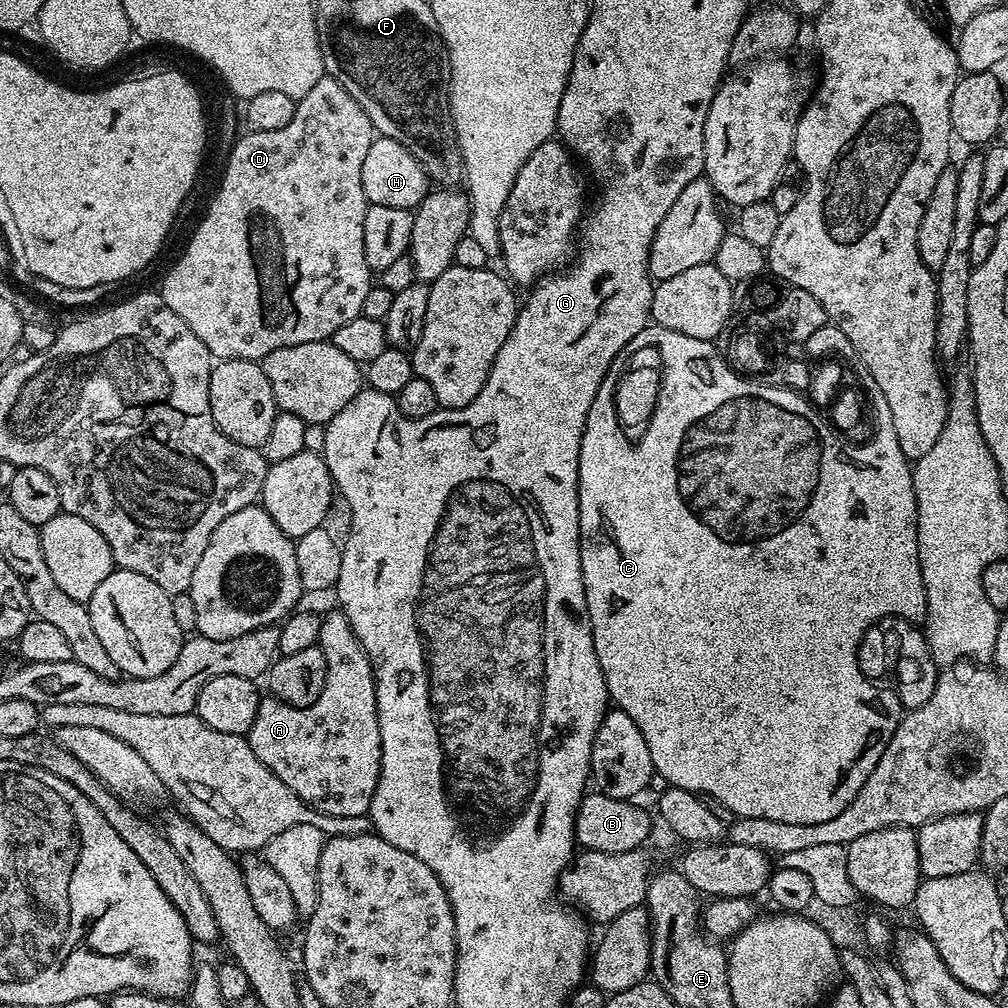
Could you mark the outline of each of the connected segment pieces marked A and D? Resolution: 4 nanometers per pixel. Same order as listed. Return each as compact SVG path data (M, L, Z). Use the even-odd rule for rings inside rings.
M339 610L325 611L321 615L318 647L326 654L328 667L326 686L318 702L299 708L271 694L265 695L246 739L250 750L258 754L258 762L278 774L278 778L282 778L282 782L286 782L286 786L290 786L290 790L294 790L294 794L298 794L298 798L305 800L310 807L331 816L366 816L378 786L382 762L382 734L378 726L376 679L372 663L366 650L362 650L362 642L358 642L346 614Z
M329 75L318 82L301 100L296 101L294 118L290 118L287 126L282 130L262 130L261 132L245 131L232 144L227 153L228 161L224 164L224 177L220 180L220 189L216 197L208 204L196 233L188 240L184 253L176 260L176 265L164 276L164 285L158 288L164 297L166 306L206 342L213 357L220 360L254 360L263 361L270 350L278 350L282 346L298 346L302 342L318 342L329 339L334 330L346 326L354 318L358 318L364 311L366 294L374 287L374 273L366 262L366 242L362 234L362 226L366 226L366 210L368 199L362 190L362 162L366 162L366 153L370 150L374 139L374 129L370 118L366 118L366 110L350 98L350 94Z

